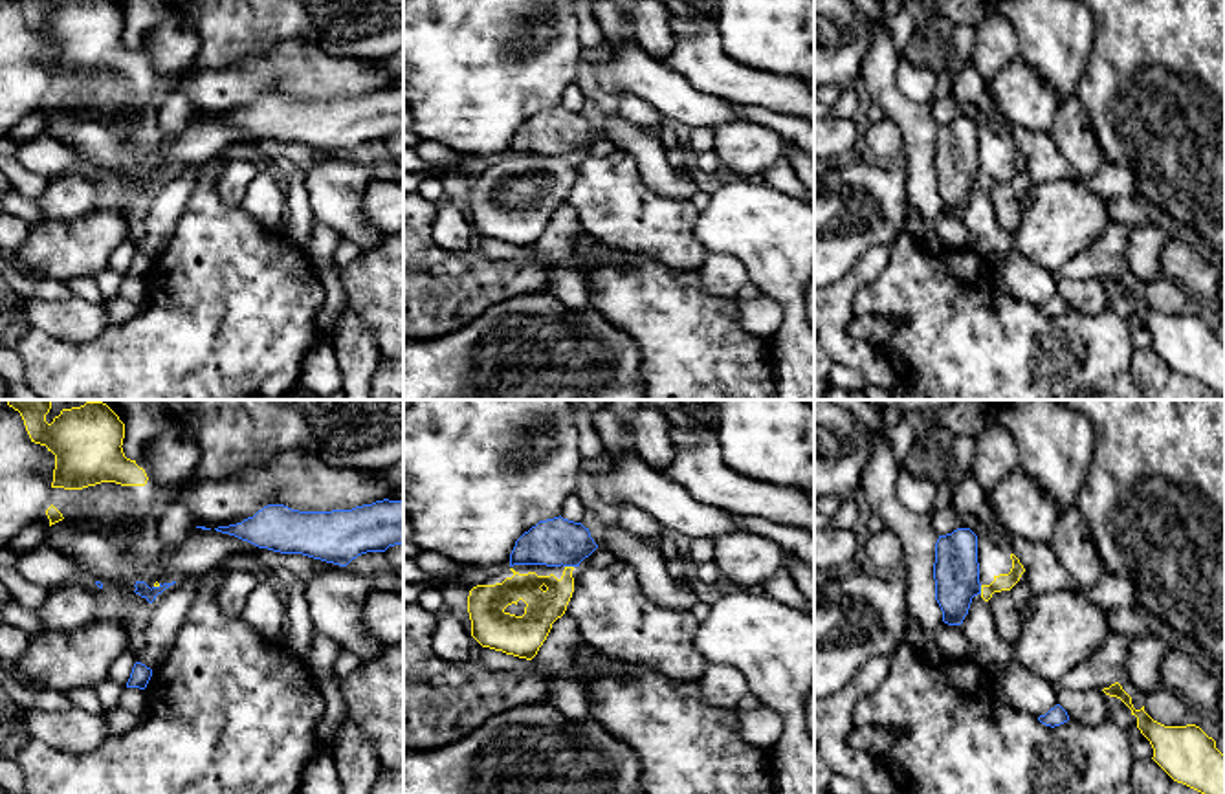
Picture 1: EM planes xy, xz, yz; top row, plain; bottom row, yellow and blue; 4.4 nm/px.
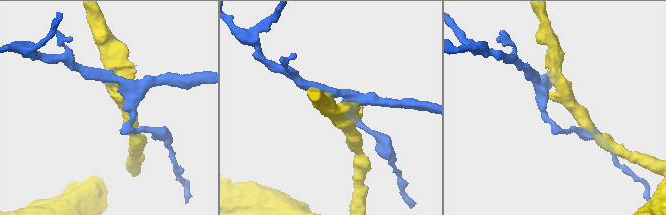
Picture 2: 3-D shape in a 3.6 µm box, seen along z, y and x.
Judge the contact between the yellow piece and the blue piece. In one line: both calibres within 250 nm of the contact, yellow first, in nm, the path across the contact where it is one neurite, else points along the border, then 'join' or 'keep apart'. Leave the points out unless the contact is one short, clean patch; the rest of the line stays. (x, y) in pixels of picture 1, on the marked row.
calibres 160 and 220 nm; border xz (565, 565), (573, 567); keep apart

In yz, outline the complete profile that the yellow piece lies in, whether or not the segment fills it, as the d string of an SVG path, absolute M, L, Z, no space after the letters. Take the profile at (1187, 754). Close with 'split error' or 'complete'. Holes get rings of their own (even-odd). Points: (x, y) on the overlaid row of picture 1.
M1119 682L1102 689L1109 697L1120 699L1137 717L1137 728L1153 748L1153 761L1177 783L1201 794L1225 794L1225 755L1216 748L1216 741L1199 726L1164 726L1153 721L1144 706L1135 710L1131 697Z; complete

